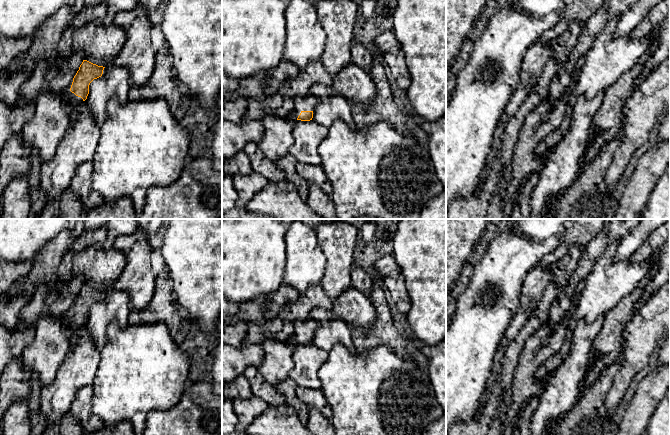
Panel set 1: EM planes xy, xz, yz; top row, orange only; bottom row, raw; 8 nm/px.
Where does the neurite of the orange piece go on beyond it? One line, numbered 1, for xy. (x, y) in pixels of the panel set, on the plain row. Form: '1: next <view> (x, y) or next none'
1: next xy (73, 325)

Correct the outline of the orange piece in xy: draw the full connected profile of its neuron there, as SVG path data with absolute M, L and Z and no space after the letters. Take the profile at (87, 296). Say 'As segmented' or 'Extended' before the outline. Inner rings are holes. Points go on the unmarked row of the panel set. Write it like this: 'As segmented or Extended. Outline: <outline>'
Extended. Outline: M83 284L73 306L70 315L65 320L65 325L70 332L69 340L71 348L78 340L78 331L87 323L90 307L102 300L105 291L98 290L87 284Z

